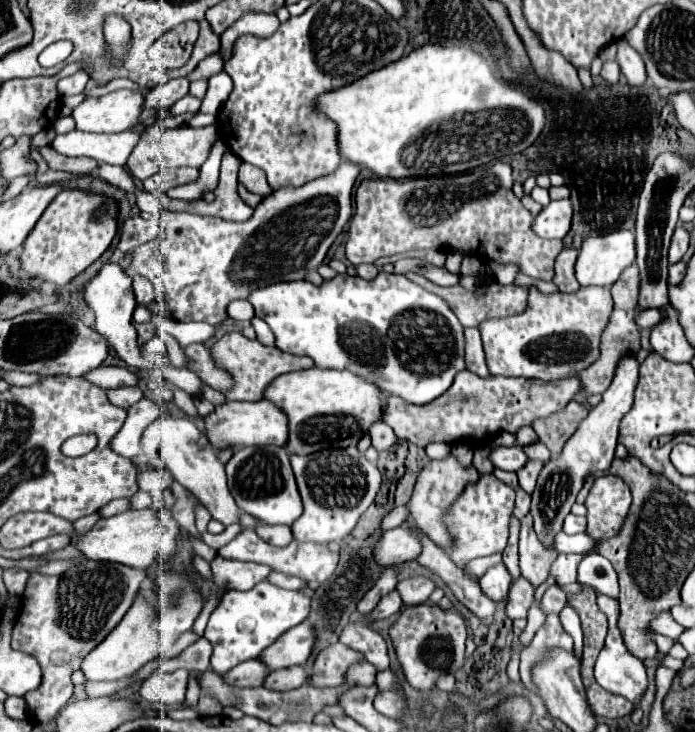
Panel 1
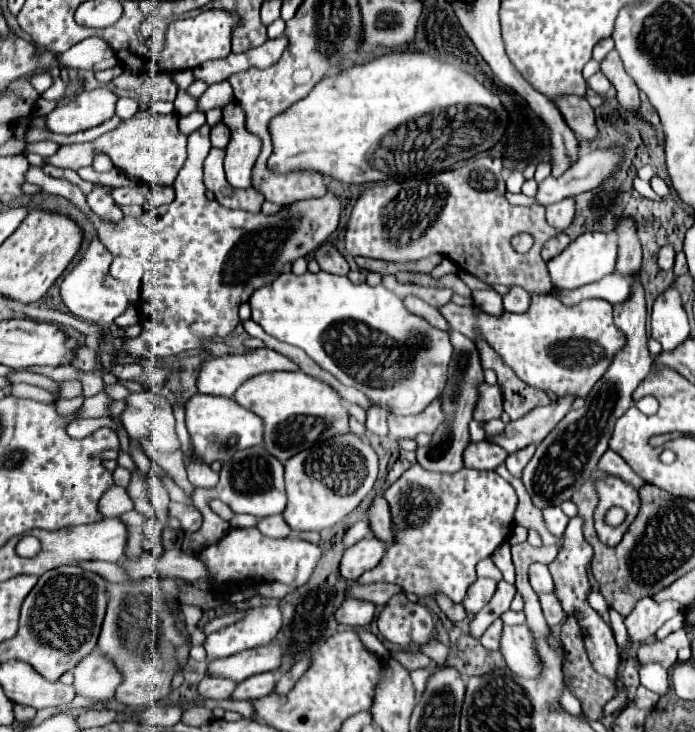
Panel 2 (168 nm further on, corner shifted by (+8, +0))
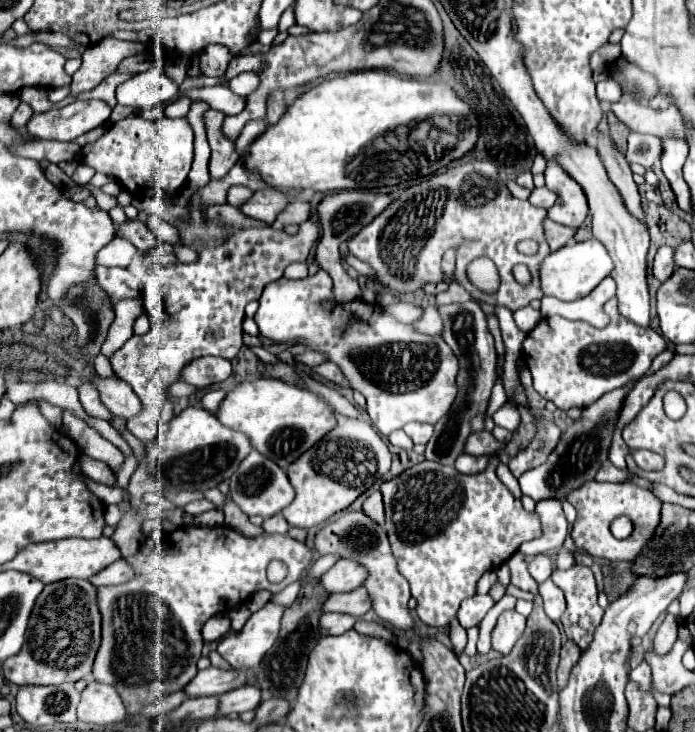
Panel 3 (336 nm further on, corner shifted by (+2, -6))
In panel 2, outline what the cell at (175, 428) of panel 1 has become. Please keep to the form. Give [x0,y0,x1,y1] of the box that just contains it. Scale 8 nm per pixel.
[122,390,180,454]

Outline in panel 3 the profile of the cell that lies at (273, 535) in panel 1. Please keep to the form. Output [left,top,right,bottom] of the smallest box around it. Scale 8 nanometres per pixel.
[262,514,290,534]

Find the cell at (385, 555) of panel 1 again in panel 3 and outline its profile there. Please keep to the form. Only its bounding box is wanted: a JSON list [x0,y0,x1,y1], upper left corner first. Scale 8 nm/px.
[320,560,366,592]

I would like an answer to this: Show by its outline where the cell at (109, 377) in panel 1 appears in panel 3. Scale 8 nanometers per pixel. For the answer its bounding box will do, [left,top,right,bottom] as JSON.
[182,356,230,388]

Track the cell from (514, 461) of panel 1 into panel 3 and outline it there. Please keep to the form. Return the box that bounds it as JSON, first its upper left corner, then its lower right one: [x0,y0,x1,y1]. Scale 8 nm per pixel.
[454,454,488,474]

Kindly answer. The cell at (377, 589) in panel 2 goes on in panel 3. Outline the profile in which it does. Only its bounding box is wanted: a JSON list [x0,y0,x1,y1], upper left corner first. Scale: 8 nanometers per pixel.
[324,586,370,618]

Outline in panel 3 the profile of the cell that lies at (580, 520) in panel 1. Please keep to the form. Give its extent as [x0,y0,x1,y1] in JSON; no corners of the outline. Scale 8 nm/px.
[518,500,568,556]

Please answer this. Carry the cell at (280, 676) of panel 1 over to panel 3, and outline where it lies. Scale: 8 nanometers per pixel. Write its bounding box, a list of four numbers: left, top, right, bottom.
[220,686,260,716]

